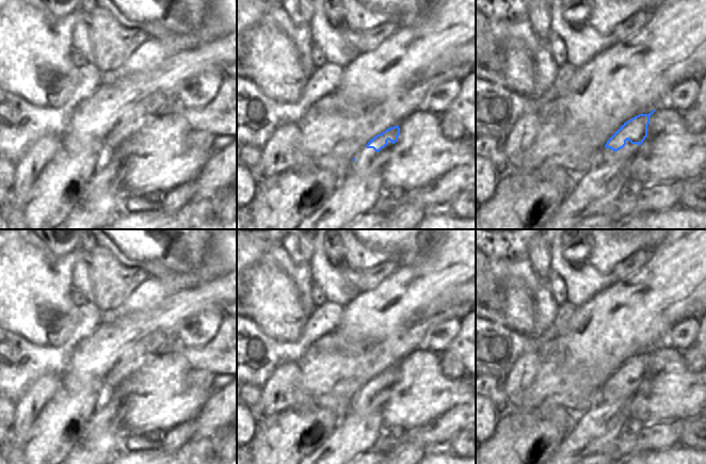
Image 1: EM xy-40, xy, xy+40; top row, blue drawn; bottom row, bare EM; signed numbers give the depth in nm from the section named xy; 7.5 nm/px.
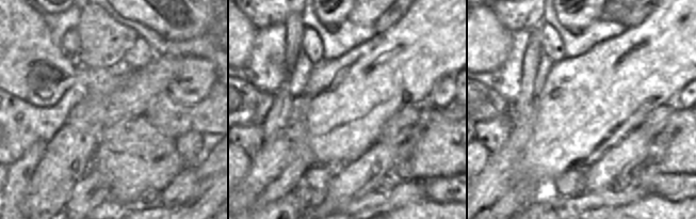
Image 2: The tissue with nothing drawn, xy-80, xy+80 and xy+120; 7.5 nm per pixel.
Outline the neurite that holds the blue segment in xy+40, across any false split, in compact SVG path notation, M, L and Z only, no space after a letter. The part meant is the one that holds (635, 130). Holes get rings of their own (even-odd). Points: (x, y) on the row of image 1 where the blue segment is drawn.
M653 110L648 114L641 113L624 123L609 138L605 147L617 151L626 145L627 140L631 144L638 144L640 146L647 137L647 126L649 124L649 117L655 111L656 110Z

